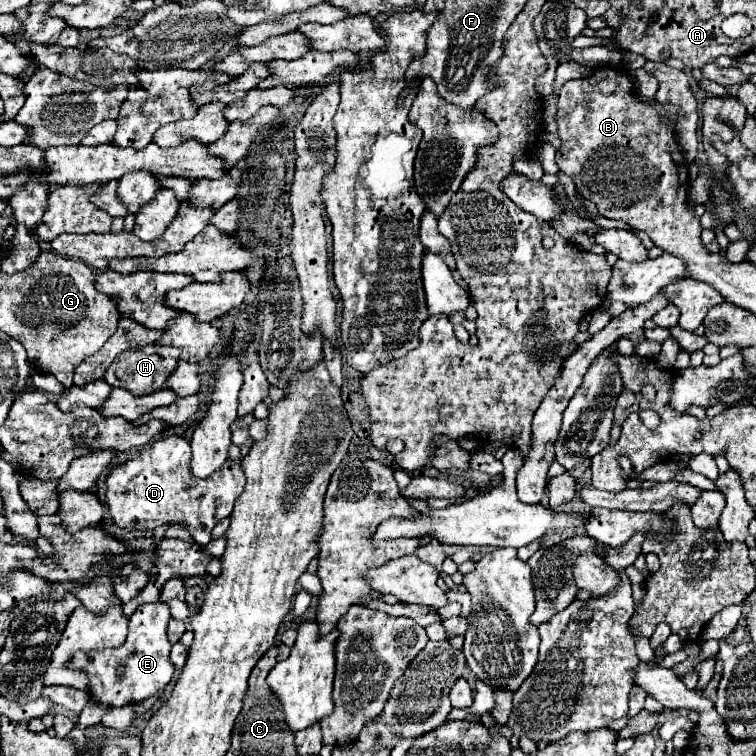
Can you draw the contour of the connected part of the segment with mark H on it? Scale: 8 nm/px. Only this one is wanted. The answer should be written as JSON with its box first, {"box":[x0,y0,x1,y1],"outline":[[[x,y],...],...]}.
{"box":[104,345,181,397],"outline":[[[144,345],[144,347],[134,347],[130,351],[124,351],[116,361],[112,361],[112,365],[108,367],[104,379],[112,385],[112,387],[120,387],[120,389],[128,389],[130,393],[134,393],[136,397],[152,393],[152,391],[160,391],[164,389],[164,383],[168,379],[168,375],[172,375],[180,360],[181,349],[166,345]]]}

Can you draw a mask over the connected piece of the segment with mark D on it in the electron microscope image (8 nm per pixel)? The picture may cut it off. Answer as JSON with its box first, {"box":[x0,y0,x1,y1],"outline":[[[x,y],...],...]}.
{"box":[106,437,244,545],"outline":[[[164,437],[134,455],[134,459],[108,473],[106,503],[116,525],[126,529],[152,531],[164,523],[184,523],[190,527],[198,545],[210,541],[212,527],[232,513],[234,501],[244,491],[244,471],[238,463],[228,461],[208,479],[198,479],[190,471],[190,449],[184,437]]]}

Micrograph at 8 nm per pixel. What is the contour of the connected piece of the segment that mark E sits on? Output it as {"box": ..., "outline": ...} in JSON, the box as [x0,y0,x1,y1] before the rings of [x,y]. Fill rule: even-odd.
{"box":[70,601,174,707],"outline":[[[162,601],[156,603],[144,603],[140,605],[134,615],[130,617],[128,625],[128,637],[126,643],[118,649],[108,651],[90,651],[90,653],[76,653],[70,661],[70,667],[84,669],[90,677],[90,697],[96,701],[102,701],[110,707],[120,707],[126,703],[140,703],[146,701],[170,683],[174,675],[174,665],[170,663],[170,641],[166,637],[166,629],[170,623],[170,607]],[[118,665],[124,665],[124,677],[118,681],[114,669]]]}

